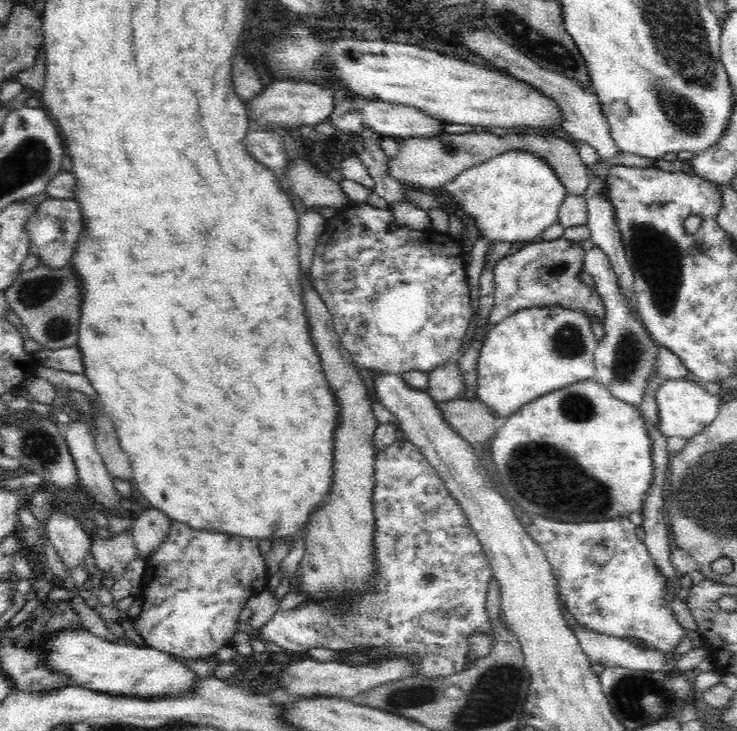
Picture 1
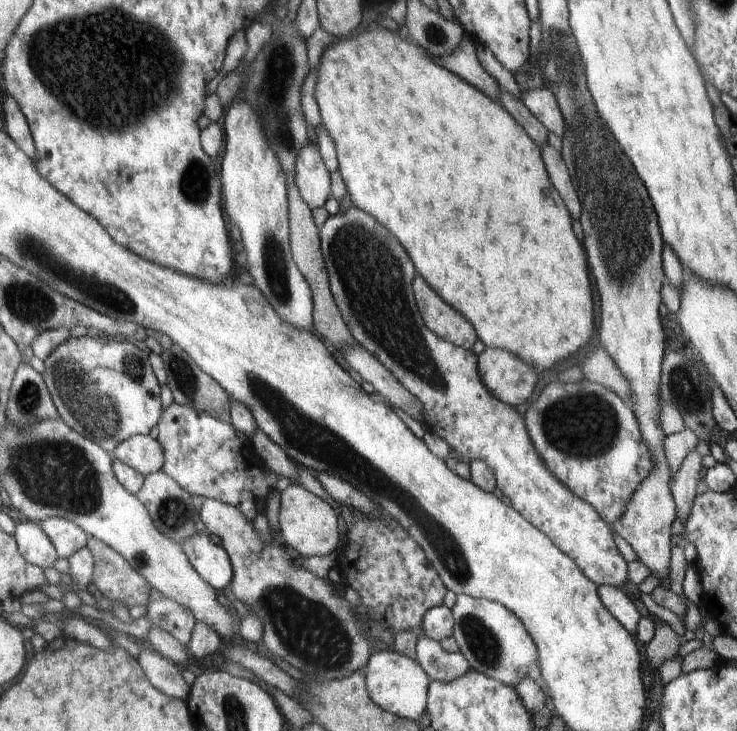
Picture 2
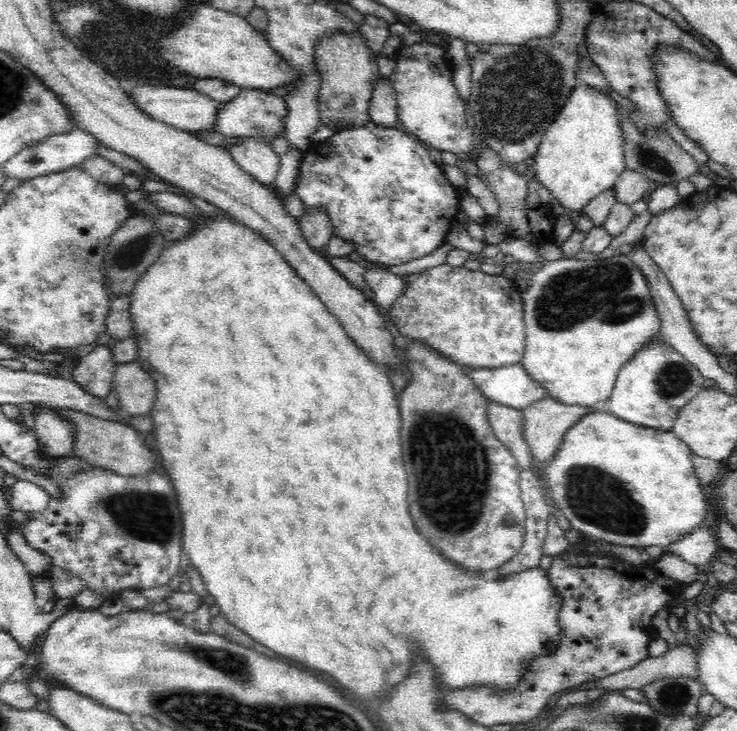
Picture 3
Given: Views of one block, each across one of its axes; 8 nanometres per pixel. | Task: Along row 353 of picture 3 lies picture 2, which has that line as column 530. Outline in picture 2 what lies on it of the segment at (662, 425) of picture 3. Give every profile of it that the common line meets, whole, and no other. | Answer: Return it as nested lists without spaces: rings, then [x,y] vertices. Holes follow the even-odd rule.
[[[464,594],[456,596],[456,602],[451,611],[454,621],[454,640],[472,669],[512,688],[516,688],[524,678],[530,682],[536,682],[538,688],[542,688],[544,692],[545,707],[553,714],[555,713],[554,704],[548,696],[548,688],[540,676],[538,650],[536,650],[534,640],[530,638],[524,624],[515,614],[500,603],[476,599]]]

